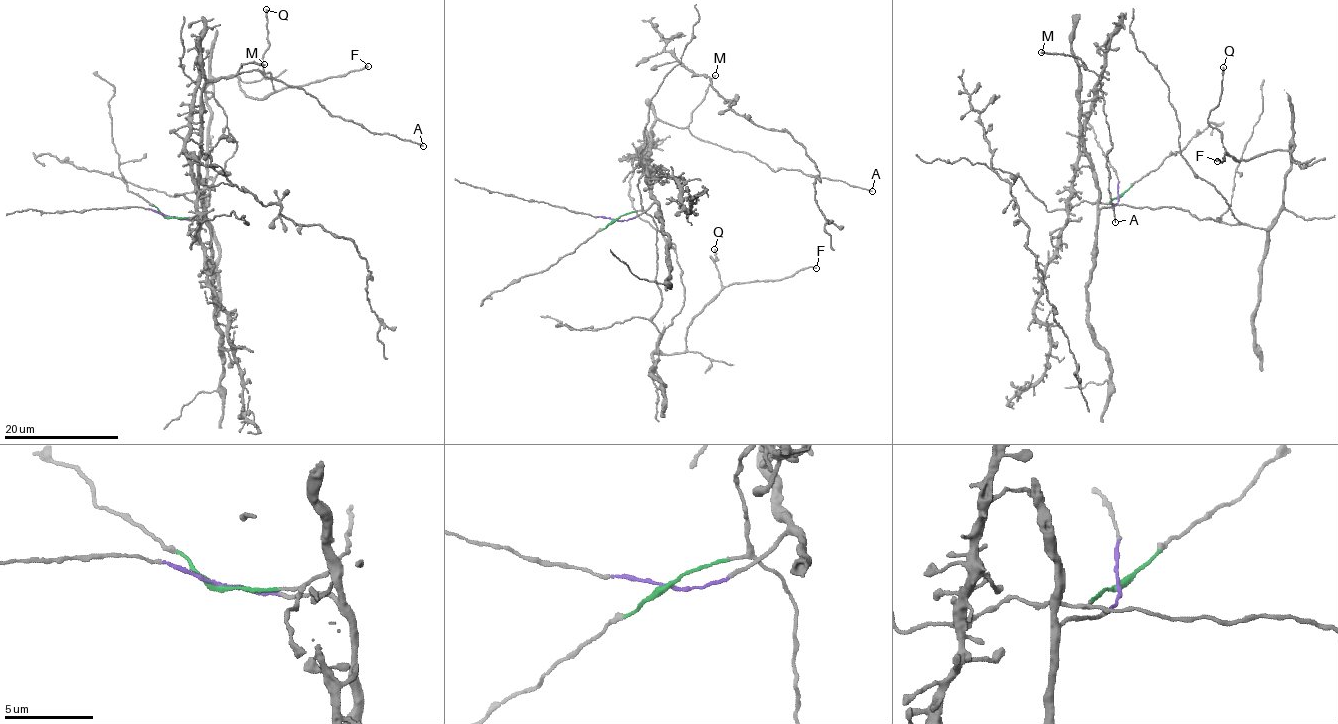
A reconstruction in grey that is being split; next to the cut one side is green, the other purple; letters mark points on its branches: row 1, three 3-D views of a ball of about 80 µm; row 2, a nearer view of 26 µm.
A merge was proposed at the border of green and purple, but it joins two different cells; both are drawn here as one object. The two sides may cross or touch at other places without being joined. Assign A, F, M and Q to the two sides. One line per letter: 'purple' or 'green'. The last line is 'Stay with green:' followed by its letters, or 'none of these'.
A: purple
F: green
M: purple
Q: green
Stay with green: F, Q

